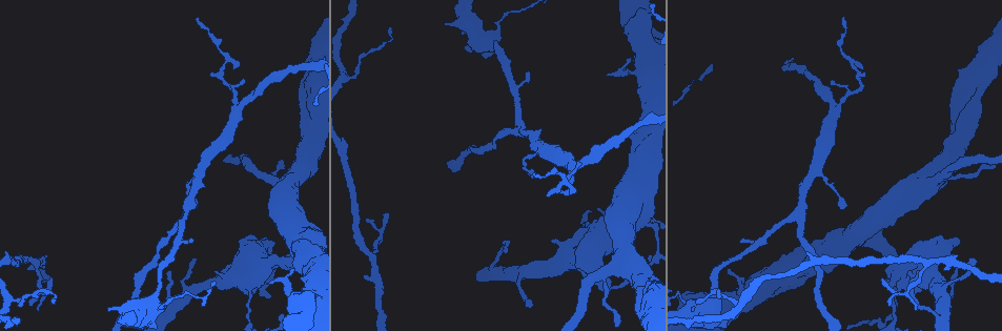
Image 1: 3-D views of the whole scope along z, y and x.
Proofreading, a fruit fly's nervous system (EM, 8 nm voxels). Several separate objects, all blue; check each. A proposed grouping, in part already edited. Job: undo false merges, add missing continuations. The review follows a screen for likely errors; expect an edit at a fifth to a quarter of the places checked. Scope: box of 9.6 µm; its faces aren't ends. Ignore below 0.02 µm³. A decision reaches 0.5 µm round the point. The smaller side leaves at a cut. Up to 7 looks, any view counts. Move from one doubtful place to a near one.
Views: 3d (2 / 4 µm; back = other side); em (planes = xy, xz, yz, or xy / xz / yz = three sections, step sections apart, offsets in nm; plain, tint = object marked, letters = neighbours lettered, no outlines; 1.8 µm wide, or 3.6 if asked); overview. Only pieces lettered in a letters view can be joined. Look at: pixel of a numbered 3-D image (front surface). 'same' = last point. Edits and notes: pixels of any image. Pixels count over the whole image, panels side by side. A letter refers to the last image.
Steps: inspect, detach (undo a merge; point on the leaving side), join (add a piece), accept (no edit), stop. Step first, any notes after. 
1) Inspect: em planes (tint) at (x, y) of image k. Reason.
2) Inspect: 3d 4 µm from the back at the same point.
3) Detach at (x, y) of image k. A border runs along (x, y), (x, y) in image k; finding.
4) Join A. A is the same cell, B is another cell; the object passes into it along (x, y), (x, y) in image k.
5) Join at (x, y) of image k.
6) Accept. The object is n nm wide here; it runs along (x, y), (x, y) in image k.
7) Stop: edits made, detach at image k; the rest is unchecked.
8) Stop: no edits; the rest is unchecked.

Inspect: 3d 2 µm at (520, 119) of image 1. Three-way junction.

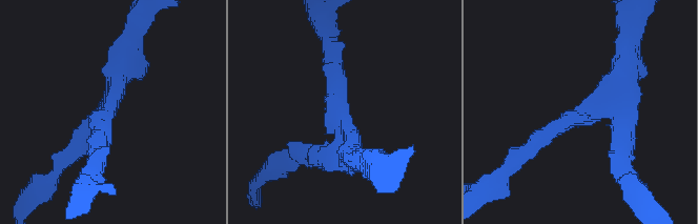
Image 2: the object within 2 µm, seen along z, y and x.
Inspect: em planes (letters) at (588, 117) of image 2. Now the EM.

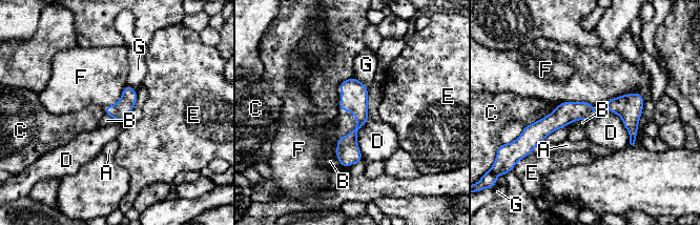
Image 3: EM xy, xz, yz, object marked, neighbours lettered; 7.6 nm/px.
Accept. A, B, C, D, E, F and G are other cells; continuous, no second cell.

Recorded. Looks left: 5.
Inspect: em planes (letters) at (249, 306) of image 1. Sharp bend.

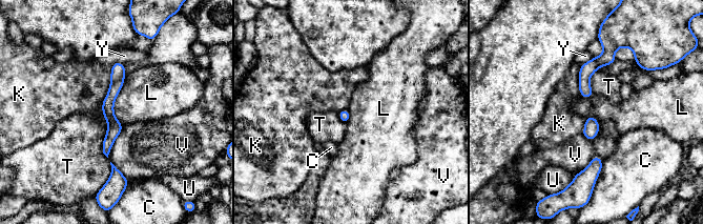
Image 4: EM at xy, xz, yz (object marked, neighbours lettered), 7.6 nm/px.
Accept. The longest contact is with K, 480 nm; C, K, L, T, U, V and Y are other cells; a border runs along (125, 78), (114, 104), (122, 125) in image 4; continuous, no second cell.

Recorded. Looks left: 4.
Inspect: 3d 2 µm at (108, 310) of image 1. Thick end.

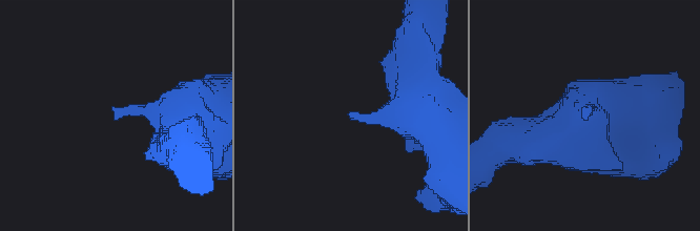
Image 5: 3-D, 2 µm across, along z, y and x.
Inspect: em xy step 16 (tint) at (114, 111) of image 5.

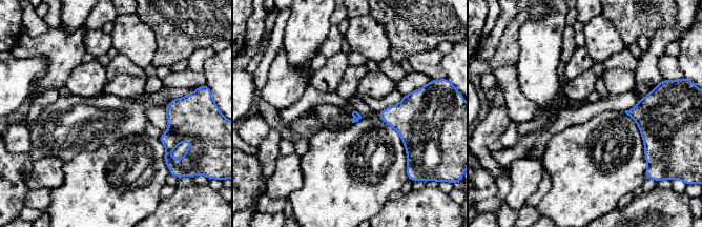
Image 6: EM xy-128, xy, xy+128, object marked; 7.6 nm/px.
Inspect: em planes (letters) at the same point. Cut it another way.

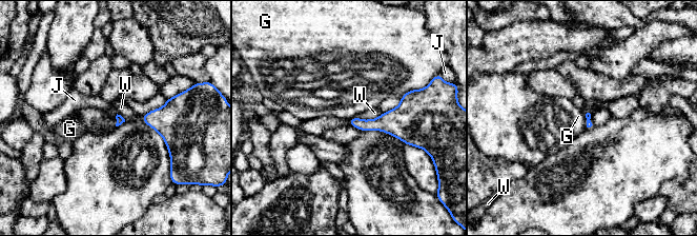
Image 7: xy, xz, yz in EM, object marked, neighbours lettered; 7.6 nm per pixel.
Accept. G, J and W are other cells; a border runs along (416, 89), (409, 90), (401, 98) in image 7; none of them fits.

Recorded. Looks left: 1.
Stop: no edits; the rest is unchecked.

